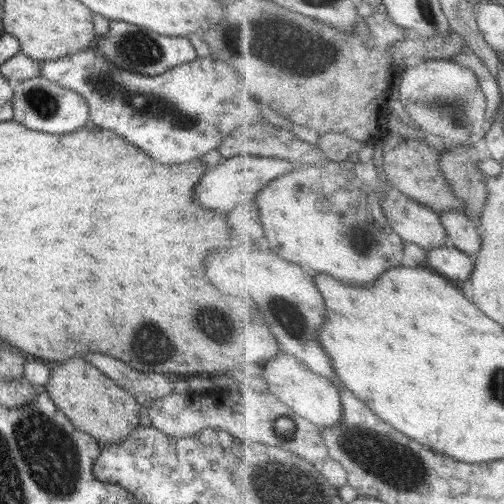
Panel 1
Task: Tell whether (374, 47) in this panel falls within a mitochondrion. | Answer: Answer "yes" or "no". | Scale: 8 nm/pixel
no

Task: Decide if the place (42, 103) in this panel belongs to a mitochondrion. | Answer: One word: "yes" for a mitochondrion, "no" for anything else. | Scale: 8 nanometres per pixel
yes

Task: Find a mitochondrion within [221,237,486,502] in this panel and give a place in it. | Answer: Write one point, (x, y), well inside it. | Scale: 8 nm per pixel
(381, 456)

